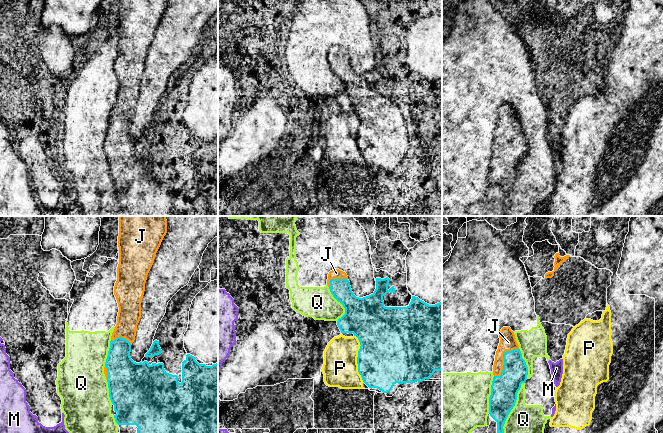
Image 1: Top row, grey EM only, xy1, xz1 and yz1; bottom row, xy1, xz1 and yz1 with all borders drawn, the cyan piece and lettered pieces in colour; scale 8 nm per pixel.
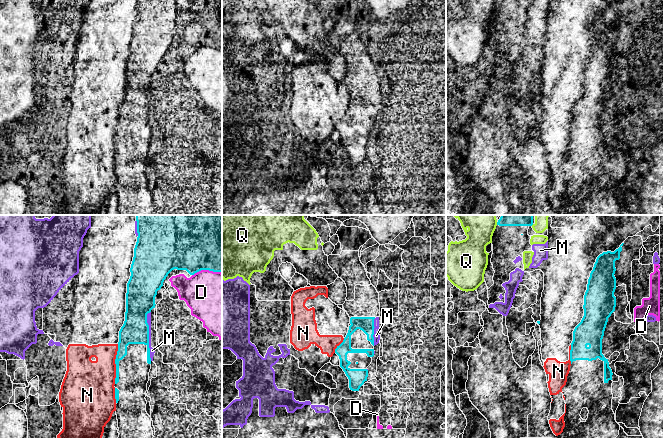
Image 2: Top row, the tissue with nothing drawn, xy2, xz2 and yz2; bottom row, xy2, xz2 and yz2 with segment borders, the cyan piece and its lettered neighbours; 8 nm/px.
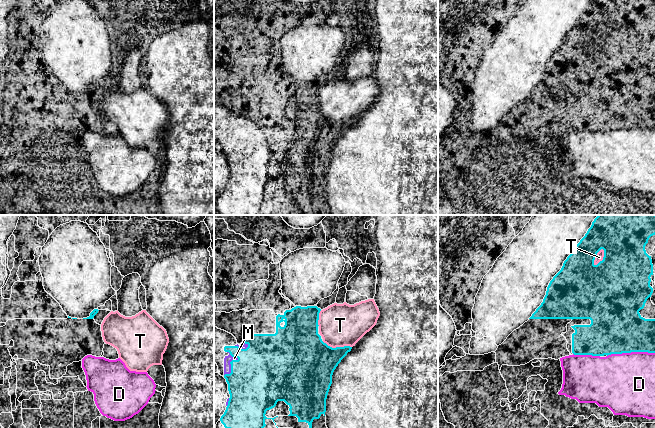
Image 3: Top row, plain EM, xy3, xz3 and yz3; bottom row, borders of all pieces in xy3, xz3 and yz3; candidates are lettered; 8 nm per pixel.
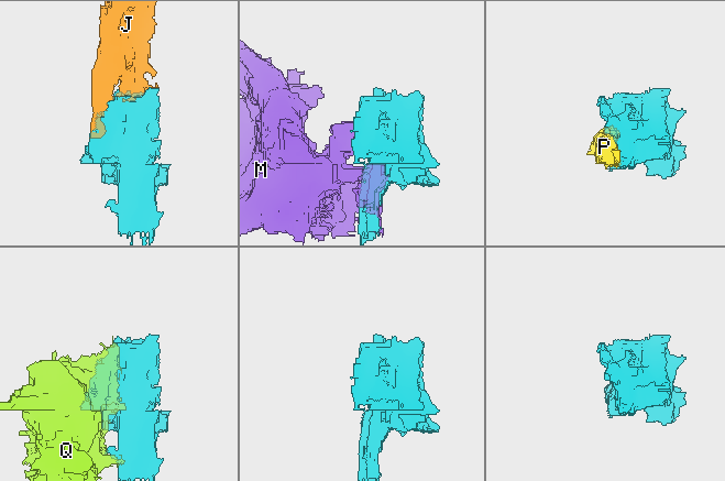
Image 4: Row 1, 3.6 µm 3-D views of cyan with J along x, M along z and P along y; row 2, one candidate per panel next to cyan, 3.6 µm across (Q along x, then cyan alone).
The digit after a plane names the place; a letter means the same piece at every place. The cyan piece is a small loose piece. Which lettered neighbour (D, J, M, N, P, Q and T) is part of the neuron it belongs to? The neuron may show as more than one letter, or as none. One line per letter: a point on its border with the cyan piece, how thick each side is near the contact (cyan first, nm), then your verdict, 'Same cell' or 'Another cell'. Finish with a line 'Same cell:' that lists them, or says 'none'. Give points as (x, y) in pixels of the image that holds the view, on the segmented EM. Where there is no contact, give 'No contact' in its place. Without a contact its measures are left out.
D: Touches cyan at yz3 (630, 352). Thickness 420 nm (cyan) against 460 nm. Another cell
J: Touches cyan at yz1 (504, 360). Thickness 220 nm (cyan) against 130 nm. Same cell
M: Touches cyan at xy2 (148, 336). Thickness 220 nm (cyan) against 50 nm. Another cell
N: Touches cyan at xy2 (115, 363). Thickness 140 nm (cyan) against 360 nm. Another cell
P: Touches cyan at xz1 (357, 358). Thickness 460 nm (cyan) against 280 nm. Another cell
Q: Touches cyan at yz1 (513, 406). Thickness 220 nm (cyan) against 220 nm. Another cell
T: Touches cyan at yz3 (594, 257). Thickness 400 nm (cyan) against 60 nm. Another cell
Same cell: J

